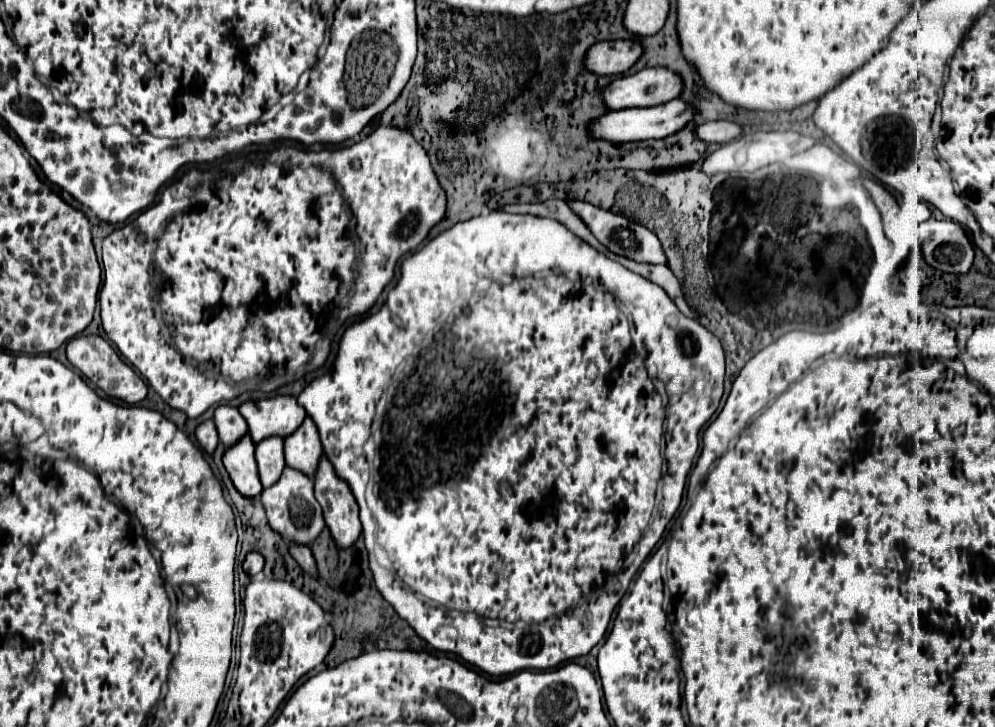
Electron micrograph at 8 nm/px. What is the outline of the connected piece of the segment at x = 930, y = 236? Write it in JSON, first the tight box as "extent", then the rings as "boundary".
{"extent":[920,219,974,275],"boundary":[[[928,219],[920,225],[920,243],[922,243],[922,251],[924,251],[924,259],[930,267],[944,271],[944,273],[954,273],[954,275],[962,275],[968,273],[972,263],[974,263],[974,247],[966,235],[966,231],[954,223],[954,221],[938,221],[938,219]]]}

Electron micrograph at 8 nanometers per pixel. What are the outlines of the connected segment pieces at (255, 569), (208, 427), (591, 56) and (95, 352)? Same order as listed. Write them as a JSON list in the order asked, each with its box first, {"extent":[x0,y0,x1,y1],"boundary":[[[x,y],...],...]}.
[{"extent":[244,553,264,577],"boundary":[[[248,553],[246,555],[246,559],[244,559],[244,571],[250,575],[250,577],[254,577],[254,575],[258,575],[260,571],[262,571],[262,567],[264,567],[264,557],[260,555],[260,553]]]},{"extent":[196,421,218,455],"boundary":[[[204,421],[198,429],[196,429],[196,439],[200,443],[200,447],[212,455],[216,445],[218,445],[218,433],[216,433],[216,427],[214,427],[214,421]]]},{"extent":[586,39,642,75],"boundary":[[[632,39],[600,41],[590,47],[586,67],[598,75],[616,75],[628,71],[642,57],[642,45]]]},{"extent":[66,335,148,405],"boundary":[[[78,335],[68,343],[66,351],[68,351],[68,361],[78,371],[82,371],[82,375],[86,375],[96,387],[100,387],[108,397],[122,399],[130,405],[138,405],[140,401],[146,399],[146,393],[148,393],[146,383],[134,373],[132,367],[128,367],[118,357],[118,353],[112,349],[112,345],[106,339],[102,339],[98,335]]]}]

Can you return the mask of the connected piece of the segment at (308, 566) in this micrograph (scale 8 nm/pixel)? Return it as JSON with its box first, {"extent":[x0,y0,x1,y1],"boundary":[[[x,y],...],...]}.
{"extent":[288,545,318,579],"boundary":[[[288,545],[290,547],[290,553],[292,553],[292,557],[298,561],[298,565],[304,569],[304,571],[308,571],[312,577],[316,577],[318,579],[318,569],[316,569],[316,559],[314,559],[314,555],[312,555],[312,551],[310,551],[310,547],[304,547],[304,545]]]}

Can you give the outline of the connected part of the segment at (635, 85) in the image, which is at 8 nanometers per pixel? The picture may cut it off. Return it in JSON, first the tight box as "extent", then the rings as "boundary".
{"extent":[602,67,684,109],"boundary":[[[646,67],[634,75],[616,79],[606,89],[602,97],[608,109],[628,109],[628,107],[652,107],[680,97],[684,85],[678,73],[666,67]]]}

